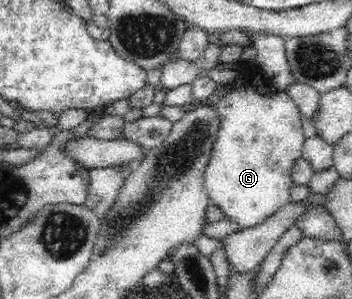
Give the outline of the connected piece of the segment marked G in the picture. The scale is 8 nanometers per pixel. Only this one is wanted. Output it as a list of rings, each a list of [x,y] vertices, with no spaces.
[[[250,71],[226,85],[226,97],[216,104],[222,125],[203,175],[203,190],[208,203],[220,209],[224,217],[241,230],[261,225],[291,203],[289,193],[294,184],[291,169],[294,160],[301,157],[306,141],[302,136],[300,111],[287,93],[273,90],[275,94],[269,98],[258,94],[252,85]]]

